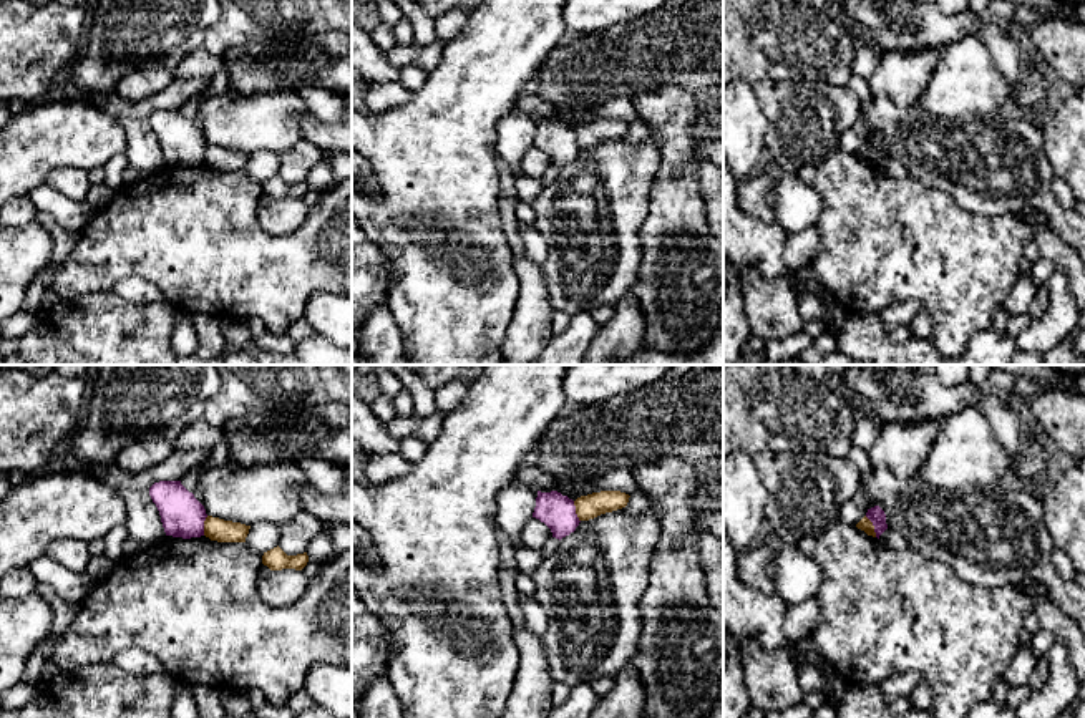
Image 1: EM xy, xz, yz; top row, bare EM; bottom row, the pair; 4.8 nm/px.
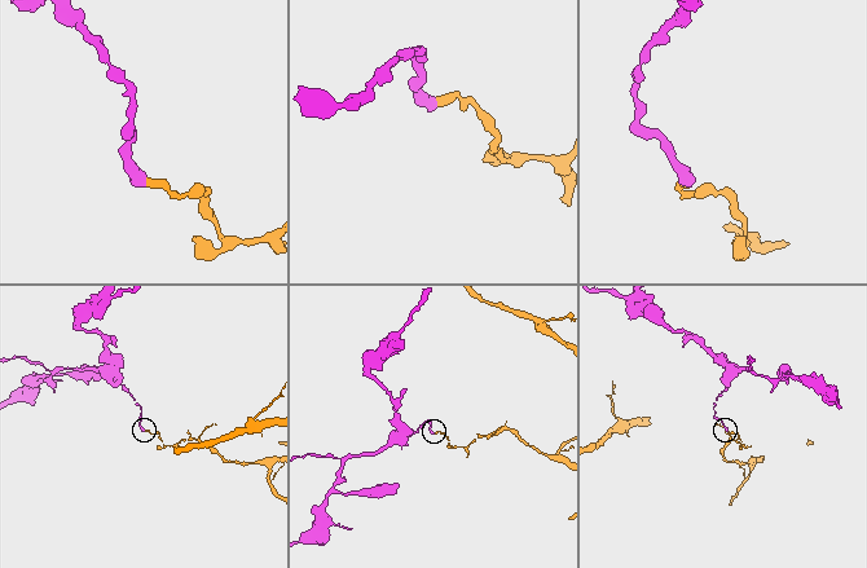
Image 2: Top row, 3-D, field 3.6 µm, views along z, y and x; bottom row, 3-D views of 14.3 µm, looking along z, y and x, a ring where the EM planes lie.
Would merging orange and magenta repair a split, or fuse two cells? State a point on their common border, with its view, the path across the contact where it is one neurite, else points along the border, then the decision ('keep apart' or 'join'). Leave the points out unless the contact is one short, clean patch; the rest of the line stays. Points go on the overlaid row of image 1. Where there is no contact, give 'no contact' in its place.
meets orange in yz at (873, 526); border along yz (865, 516), (876, 536); keep apart

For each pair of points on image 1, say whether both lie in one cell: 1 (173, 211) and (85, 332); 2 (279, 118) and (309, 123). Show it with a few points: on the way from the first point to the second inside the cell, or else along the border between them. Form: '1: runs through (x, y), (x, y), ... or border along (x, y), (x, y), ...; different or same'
1: border along (111, 291), (87, 294), (73, 300); different
2: border along (306, 108), (299, 120), (301, 136); different

